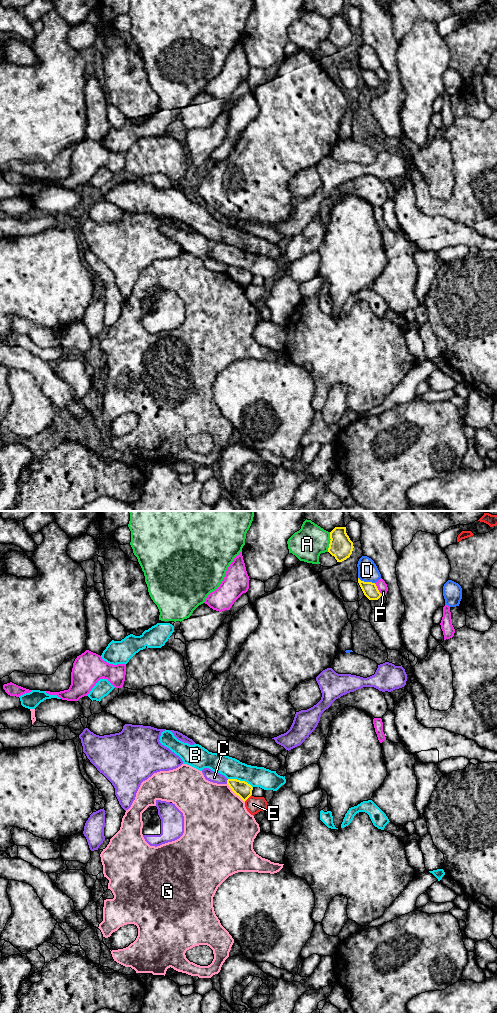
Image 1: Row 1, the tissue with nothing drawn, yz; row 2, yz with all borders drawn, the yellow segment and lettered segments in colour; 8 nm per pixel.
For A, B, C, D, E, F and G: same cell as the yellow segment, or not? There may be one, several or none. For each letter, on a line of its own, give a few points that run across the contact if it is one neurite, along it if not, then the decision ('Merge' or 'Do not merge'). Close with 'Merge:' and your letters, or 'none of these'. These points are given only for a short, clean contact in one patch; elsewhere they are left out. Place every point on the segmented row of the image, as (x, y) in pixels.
A: Do not merge
B: Line: yz (228, 778), (244, 780), (252, 787). Do not merge
C: Line: yz (228, 779), (226, 783). Do not merge
D: Do not merge
E: Do not merge
F: Do not merge
G: Line: yz (227, 783), (244, 802). Do not merge
Merge: none of these

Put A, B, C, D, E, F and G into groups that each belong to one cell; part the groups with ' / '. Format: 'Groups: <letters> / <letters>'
Groups: A B / C / D / E / F / G

